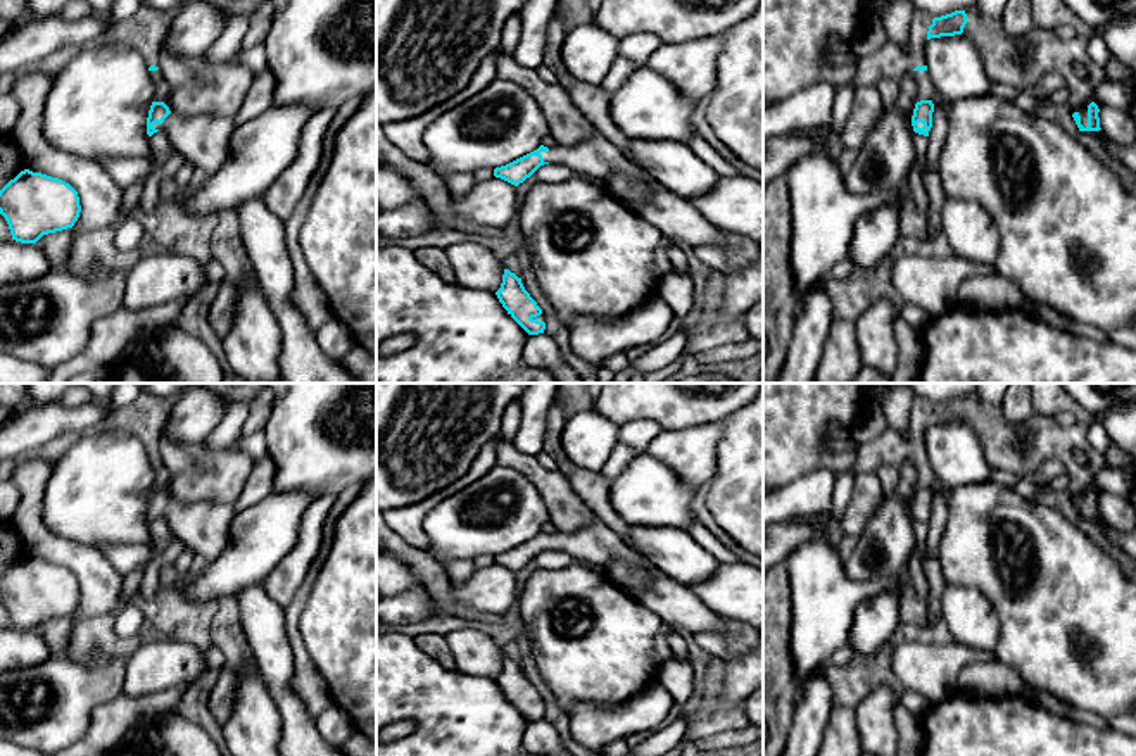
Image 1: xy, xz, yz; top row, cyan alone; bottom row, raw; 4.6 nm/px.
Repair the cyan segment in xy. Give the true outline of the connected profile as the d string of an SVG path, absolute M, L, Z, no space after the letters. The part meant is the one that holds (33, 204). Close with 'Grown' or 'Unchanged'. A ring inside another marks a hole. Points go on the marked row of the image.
M29 169L0 190L0 214L12 240L36 243L43 235L73 228L81 212L78 192L66 181Z. Unchanged

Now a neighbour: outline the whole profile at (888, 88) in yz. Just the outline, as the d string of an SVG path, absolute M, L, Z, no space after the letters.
M879 79L874 88L879 91L886 107L893 107L898 98L898 85L893 79Z

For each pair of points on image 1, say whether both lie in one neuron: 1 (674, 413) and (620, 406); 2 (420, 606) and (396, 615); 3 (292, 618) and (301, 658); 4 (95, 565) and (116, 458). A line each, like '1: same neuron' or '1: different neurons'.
1: same neuron
2: same neuron
3: same neuron
4: different neurons

